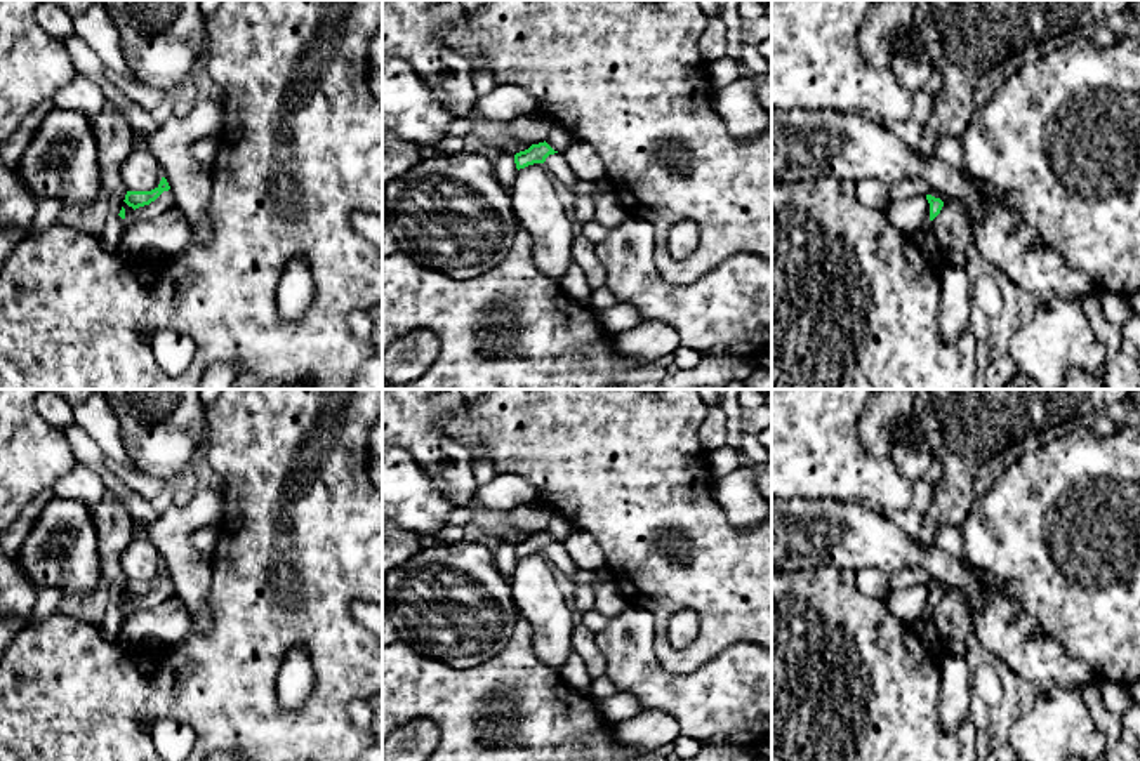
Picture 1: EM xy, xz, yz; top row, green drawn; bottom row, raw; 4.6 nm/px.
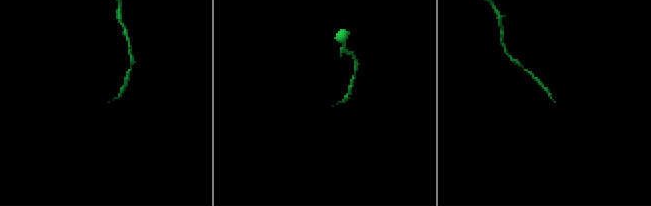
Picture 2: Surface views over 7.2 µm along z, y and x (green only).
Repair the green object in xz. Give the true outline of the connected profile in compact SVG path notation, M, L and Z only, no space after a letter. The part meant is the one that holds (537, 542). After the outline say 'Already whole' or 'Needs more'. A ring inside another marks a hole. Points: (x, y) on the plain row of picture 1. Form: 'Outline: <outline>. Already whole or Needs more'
Outline: M546 530L539 533L532 533L528 539L520 540L514 544L516 558L525 558L534 553L544 553L549 544L554 544L554 540Z. Already whole

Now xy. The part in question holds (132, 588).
Outline: M162 566L160 573L151 580L127 580L125 592L134 599L155 591L163 580L169 580L170 575L165 566Z. Already whole

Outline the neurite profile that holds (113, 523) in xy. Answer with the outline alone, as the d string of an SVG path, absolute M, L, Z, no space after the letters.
M109 490L104 497L90 507L90 514L99 539L101 573L111 580L129 580L120 556L129 542L134 539L132 518L123 502Z

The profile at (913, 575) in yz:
M919 566L902 568L890 575L891 591L907 589L912 586L926 586L930 582L930 575Z

